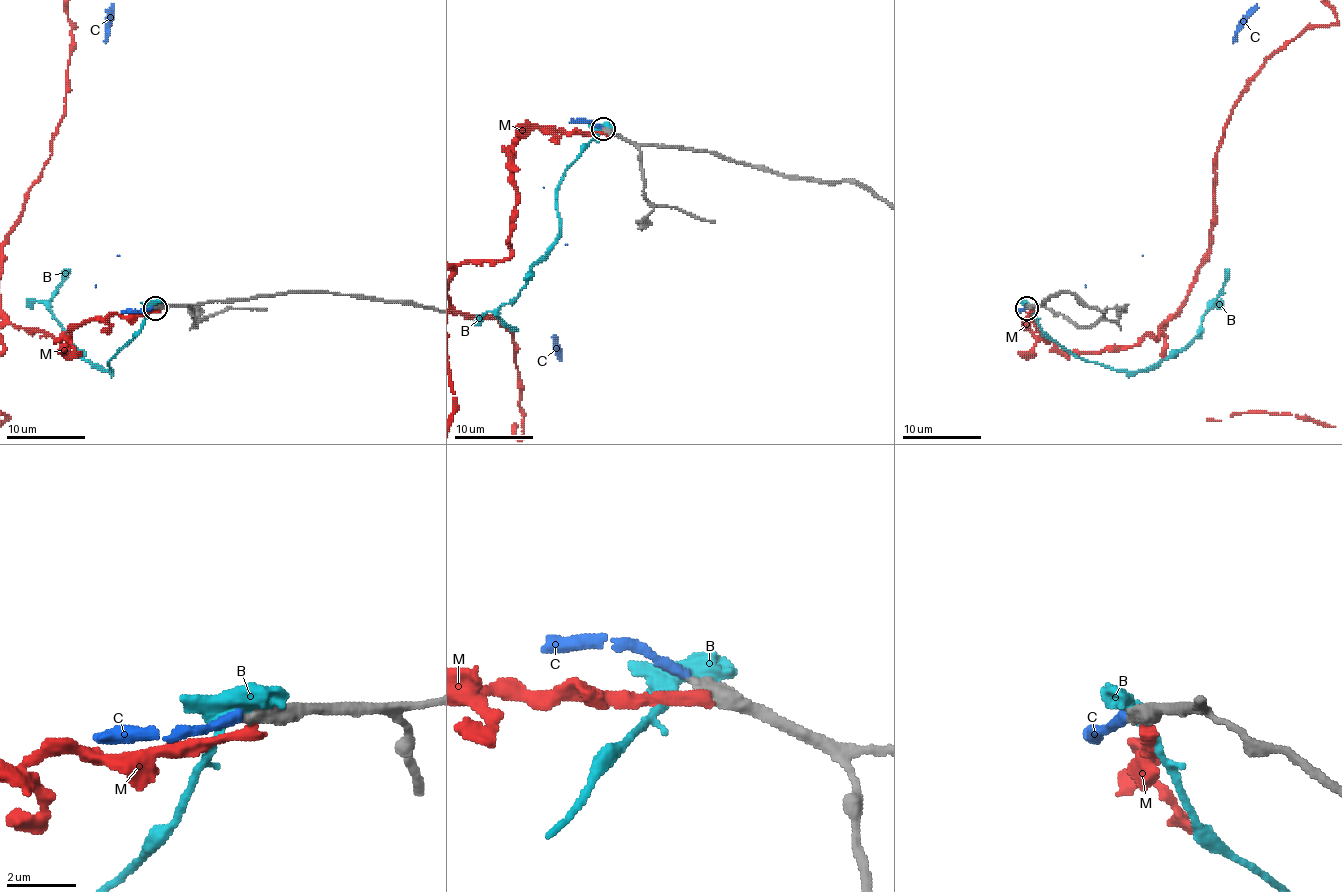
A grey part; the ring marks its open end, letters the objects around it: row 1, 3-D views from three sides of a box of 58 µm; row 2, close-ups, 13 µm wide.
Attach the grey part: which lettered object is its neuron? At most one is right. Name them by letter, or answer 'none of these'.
C

